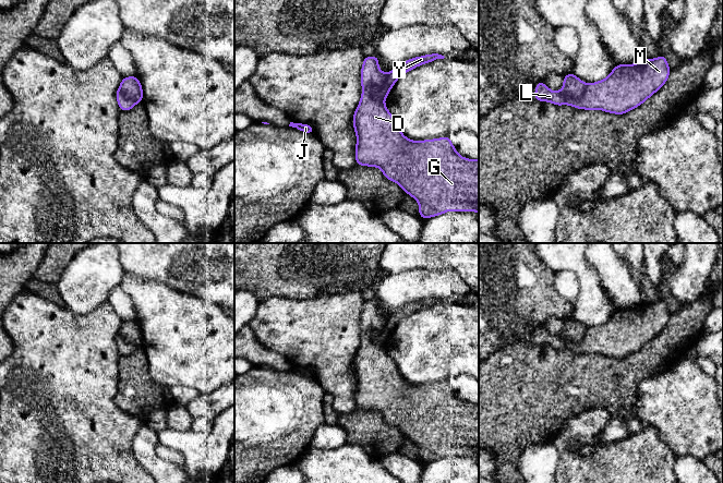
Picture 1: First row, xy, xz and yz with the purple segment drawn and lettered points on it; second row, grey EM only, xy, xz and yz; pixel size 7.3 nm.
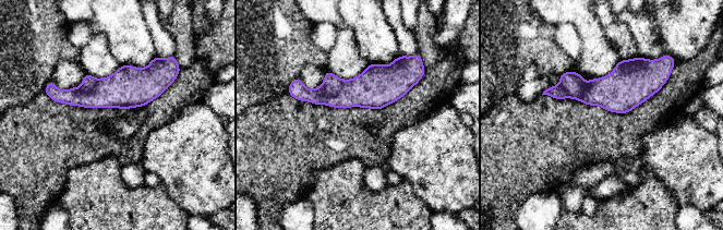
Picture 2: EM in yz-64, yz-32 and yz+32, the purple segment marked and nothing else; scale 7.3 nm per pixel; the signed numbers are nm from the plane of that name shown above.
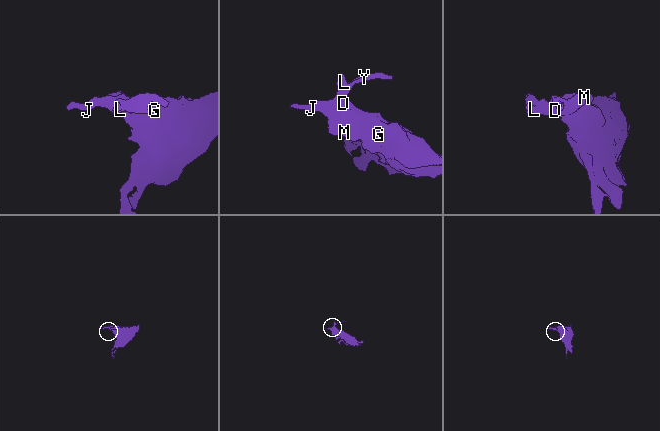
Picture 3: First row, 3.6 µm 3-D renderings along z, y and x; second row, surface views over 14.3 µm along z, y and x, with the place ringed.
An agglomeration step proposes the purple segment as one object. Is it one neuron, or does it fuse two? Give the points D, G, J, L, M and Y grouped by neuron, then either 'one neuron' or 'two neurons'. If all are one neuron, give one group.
D G J L M / Y; two neurons

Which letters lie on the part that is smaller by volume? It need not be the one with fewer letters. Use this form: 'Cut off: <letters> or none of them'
Cut off: Y

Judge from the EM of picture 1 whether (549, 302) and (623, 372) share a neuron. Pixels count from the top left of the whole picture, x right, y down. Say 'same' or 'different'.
different

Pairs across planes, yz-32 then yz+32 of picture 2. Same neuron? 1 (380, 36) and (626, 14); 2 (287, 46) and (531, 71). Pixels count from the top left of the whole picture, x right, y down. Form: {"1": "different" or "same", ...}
{"1": "different", "2": "different"}

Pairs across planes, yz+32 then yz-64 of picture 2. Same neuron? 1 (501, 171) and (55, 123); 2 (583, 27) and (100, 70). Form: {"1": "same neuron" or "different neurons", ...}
{"1": "same neuron", "2": "same neuron"}

